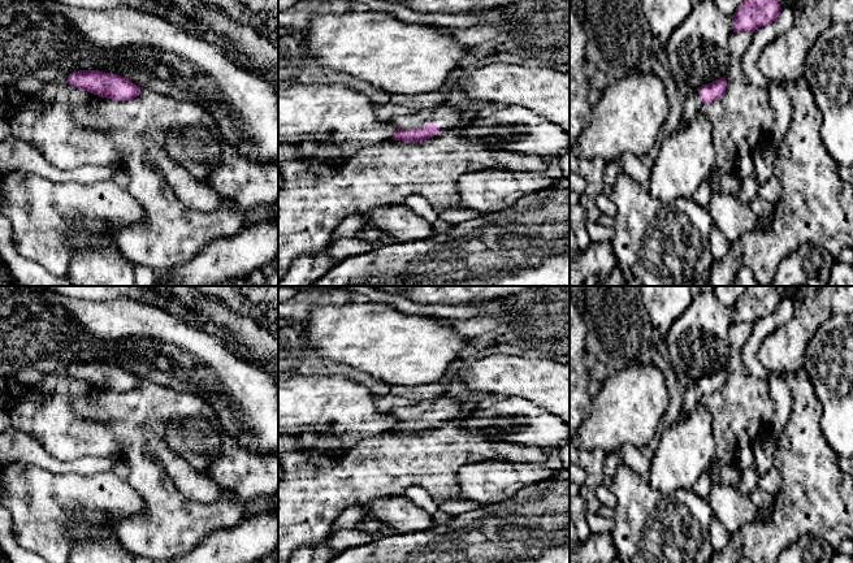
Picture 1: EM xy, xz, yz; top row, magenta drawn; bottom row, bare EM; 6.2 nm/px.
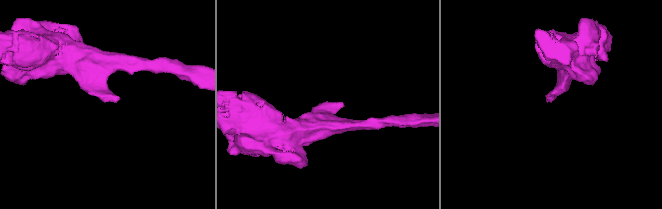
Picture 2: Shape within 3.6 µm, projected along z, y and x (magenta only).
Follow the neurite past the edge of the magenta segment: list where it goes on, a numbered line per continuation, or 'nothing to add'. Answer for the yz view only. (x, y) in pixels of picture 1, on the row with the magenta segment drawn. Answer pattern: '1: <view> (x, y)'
1: yz (693, 104)

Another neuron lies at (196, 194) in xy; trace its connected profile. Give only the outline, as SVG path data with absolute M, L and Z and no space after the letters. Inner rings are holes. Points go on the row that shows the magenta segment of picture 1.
M156 142L144 143L143 164L164 177L182 204L198 212L212 212L221 207L233 207L231 200L218 195L208 183L189 173Z

